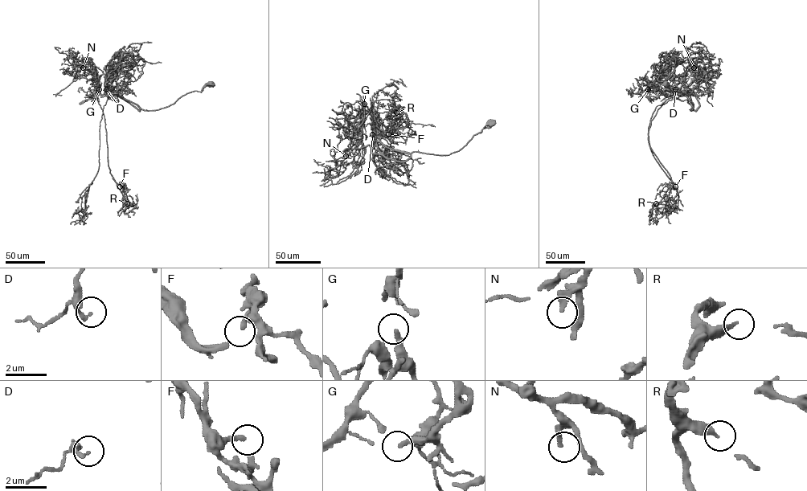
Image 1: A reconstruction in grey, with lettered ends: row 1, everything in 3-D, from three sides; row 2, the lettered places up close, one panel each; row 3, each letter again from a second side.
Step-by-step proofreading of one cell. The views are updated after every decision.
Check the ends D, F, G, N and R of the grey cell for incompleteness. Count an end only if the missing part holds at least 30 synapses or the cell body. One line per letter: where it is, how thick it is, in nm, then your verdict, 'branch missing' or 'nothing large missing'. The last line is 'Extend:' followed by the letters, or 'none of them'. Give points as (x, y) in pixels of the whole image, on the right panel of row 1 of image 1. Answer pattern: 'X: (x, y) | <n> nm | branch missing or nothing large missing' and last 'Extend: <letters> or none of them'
D: (675, 89) | 160 nm | nothing large missing
F: (675, 186) | 200 nm | nothing large missing
G: (648, 89) | 140 nm | nothing large missing
N: (694, 67) | 280 nm | nothing large missing
R: (656, 203) | 240 nm | nothing large missing
Extend: none of them

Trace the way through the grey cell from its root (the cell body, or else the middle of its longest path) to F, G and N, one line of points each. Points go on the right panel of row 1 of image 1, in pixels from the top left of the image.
F: (665, 83), (694, 104), (654, 74), (673, 98), (657, 110), (648, 141), (675, 186)
G: (665, 83), (673, 92), (688, 95), (692, 109), (686, 96), (664, 89), (654, 74), (648, 89)
N: (665, 83), (688, 95), (691, 110), (686, 95), (693, 92), (685, 94), (691, 90), (682, 74), (694, 67)

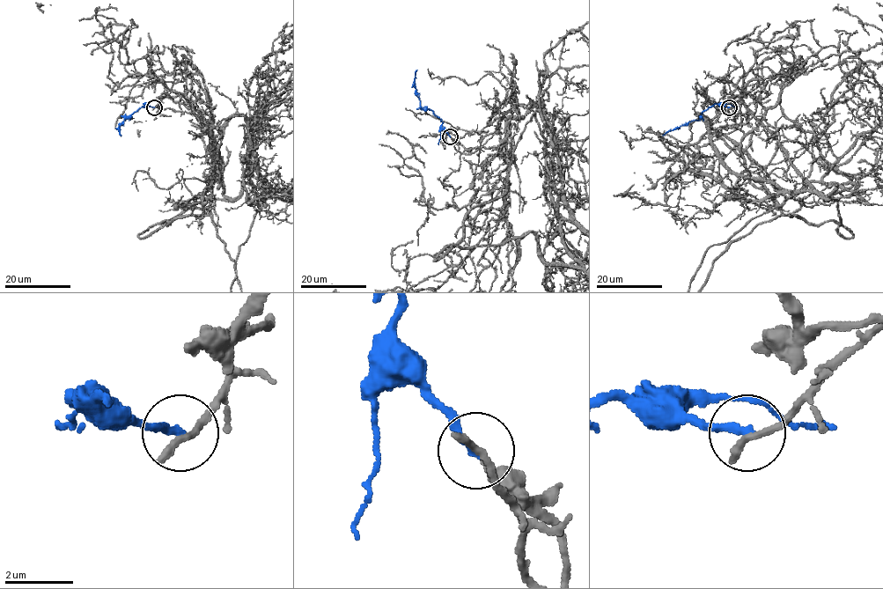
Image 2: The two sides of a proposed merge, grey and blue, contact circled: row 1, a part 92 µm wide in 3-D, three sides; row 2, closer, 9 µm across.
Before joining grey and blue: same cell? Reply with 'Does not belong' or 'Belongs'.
Does not belong

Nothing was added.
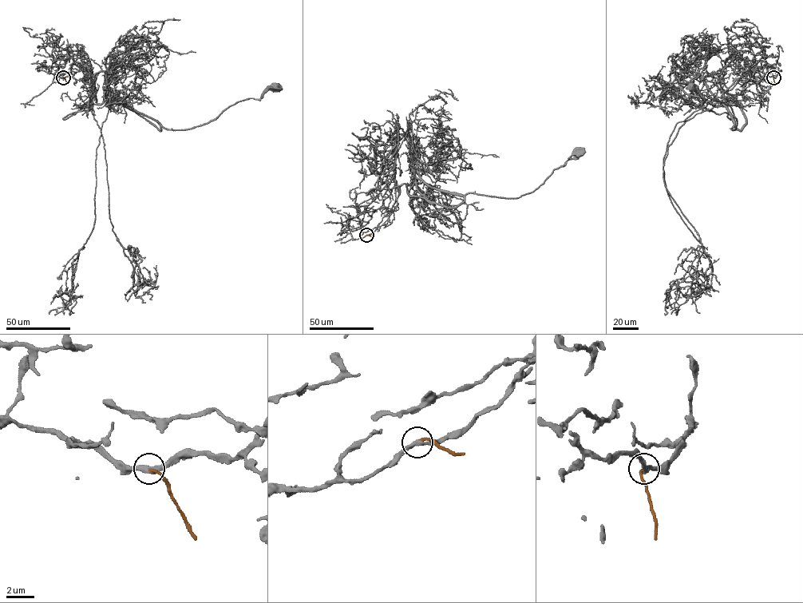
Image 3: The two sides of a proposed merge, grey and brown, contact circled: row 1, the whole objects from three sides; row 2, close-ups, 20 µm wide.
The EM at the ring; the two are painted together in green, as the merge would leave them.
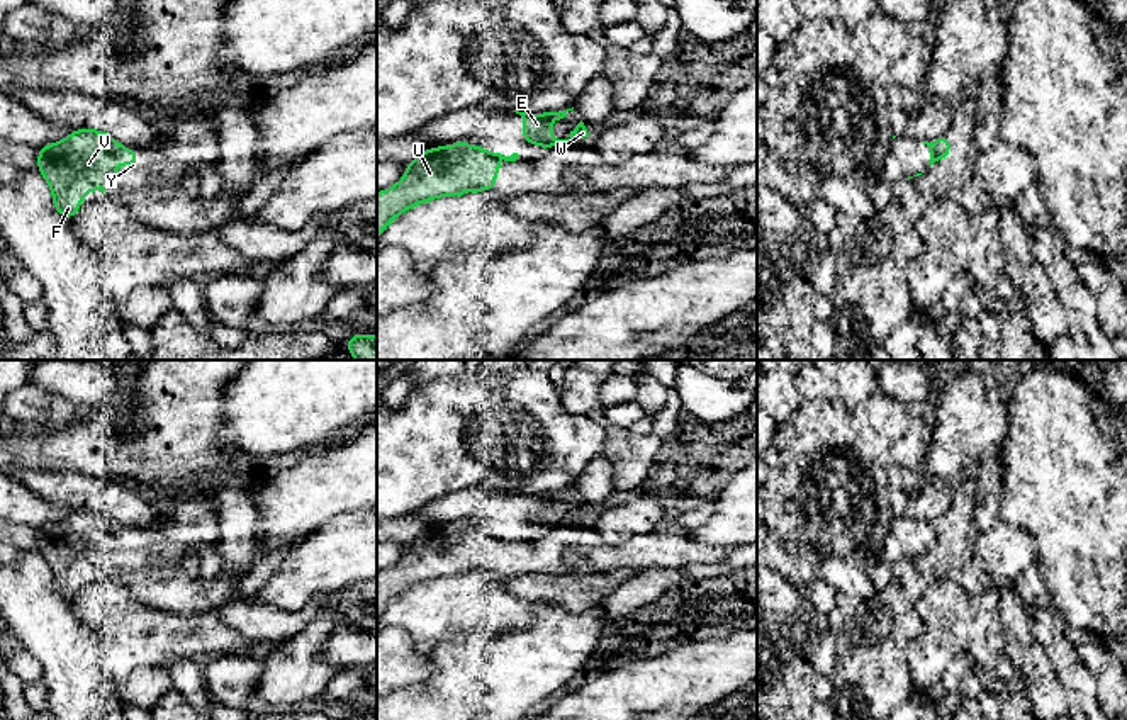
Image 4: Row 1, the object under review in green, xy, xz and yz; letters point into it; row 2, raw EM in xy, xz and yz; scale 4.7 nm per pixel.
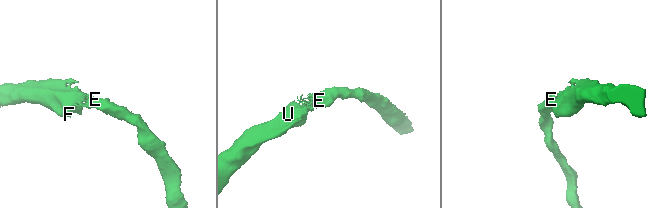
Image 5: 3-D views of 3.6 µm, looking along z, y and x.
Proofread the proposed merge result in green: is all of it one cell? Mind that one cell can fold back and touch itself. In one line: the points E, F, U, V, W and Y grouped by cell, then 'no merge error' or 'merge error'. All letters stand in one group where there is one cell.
E W Y / F U V | merge error

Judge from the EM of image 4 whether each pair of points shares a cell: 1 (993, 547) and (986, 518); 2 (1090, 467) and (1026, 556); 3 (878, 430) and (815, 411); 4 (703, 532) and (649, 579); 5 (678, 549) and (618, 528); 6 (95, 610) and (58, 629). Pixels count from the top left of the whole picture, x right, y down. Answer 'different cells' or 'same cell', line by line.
1: different cells
2: different cells
3: same cell
4: different cells
5: different cells
6: different cells

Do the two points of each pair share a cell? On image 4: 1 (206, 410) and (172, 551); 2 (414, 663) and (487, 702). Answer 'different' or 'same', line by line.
1: different
2: different

